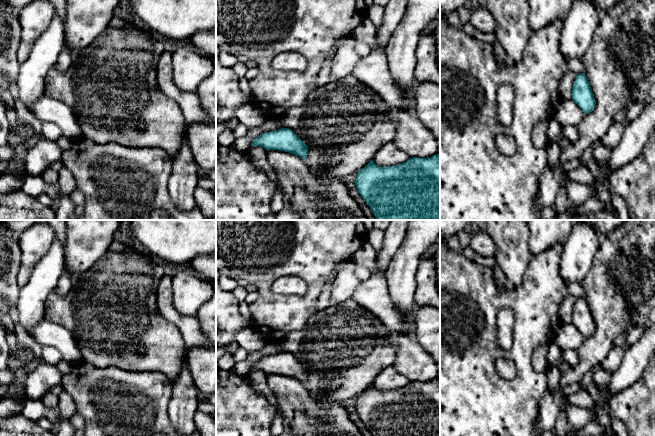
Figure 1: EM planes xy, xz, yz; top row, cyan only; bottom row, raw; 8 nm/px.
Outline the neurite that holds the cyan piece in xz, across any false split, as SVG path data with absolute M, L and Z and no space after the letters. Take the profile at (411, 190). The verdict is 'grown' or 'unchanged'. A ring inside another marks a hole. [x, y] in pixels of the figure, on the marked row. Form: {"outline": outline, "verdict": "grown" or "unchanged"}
{"outline": "M440 155L380 167L371 160L354 181L377 220L440 220Z", "verdict": "unchanged"}

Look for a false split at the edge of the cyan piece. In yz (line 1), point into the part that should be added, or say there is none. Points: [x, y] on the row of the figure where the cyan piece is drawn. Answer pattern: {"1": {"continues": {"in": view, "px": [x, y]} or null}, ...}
{"1": {"continues": null}}

